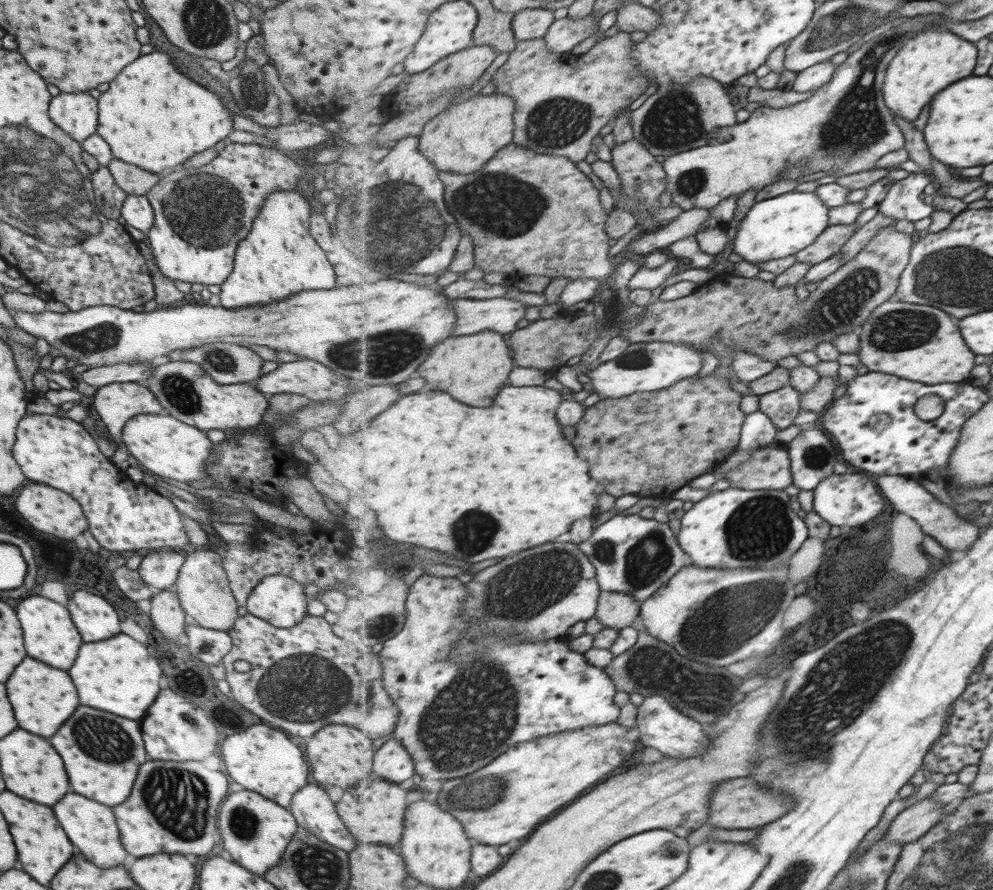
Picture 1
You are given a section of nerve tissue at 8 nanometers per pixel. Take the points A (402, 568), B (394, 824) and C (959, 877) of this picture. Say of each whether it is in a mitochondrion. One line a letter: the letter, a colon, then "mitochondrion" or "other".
A: other
B: other
C: mitochondrion

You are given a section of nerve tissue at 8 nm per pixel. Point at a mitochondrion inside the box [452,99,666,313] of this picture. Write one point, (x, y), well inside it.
(500, 204)

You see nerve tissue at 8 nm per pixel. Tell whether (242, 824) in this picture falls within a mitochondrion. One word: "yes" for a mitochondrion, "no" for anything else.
yes

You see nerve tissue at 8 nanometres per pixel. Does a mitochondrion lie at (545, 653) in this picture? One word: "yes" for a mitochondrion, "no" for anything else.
no

